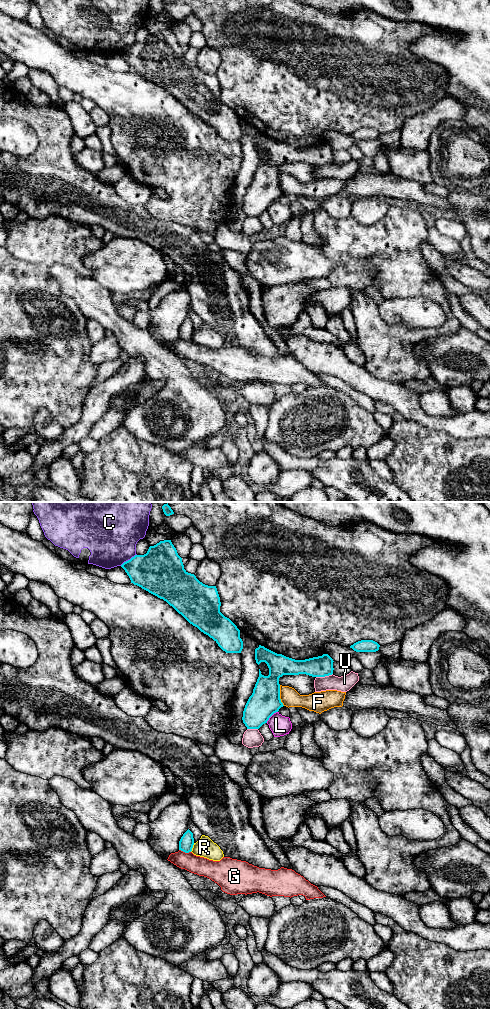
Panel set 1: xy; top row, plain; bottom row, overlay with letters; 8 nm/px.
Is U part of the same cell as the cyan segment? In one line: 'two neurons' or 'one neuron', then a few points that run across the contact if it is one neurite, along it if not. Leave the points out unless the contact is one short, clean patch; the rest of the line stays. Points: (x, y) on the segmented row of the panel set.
two neurons

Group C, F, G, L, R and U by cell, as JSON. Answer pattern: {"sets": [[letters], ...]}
{"sets": [["C"], ["F"], ["G"], ["L"], ["R"], ["U"]]}

